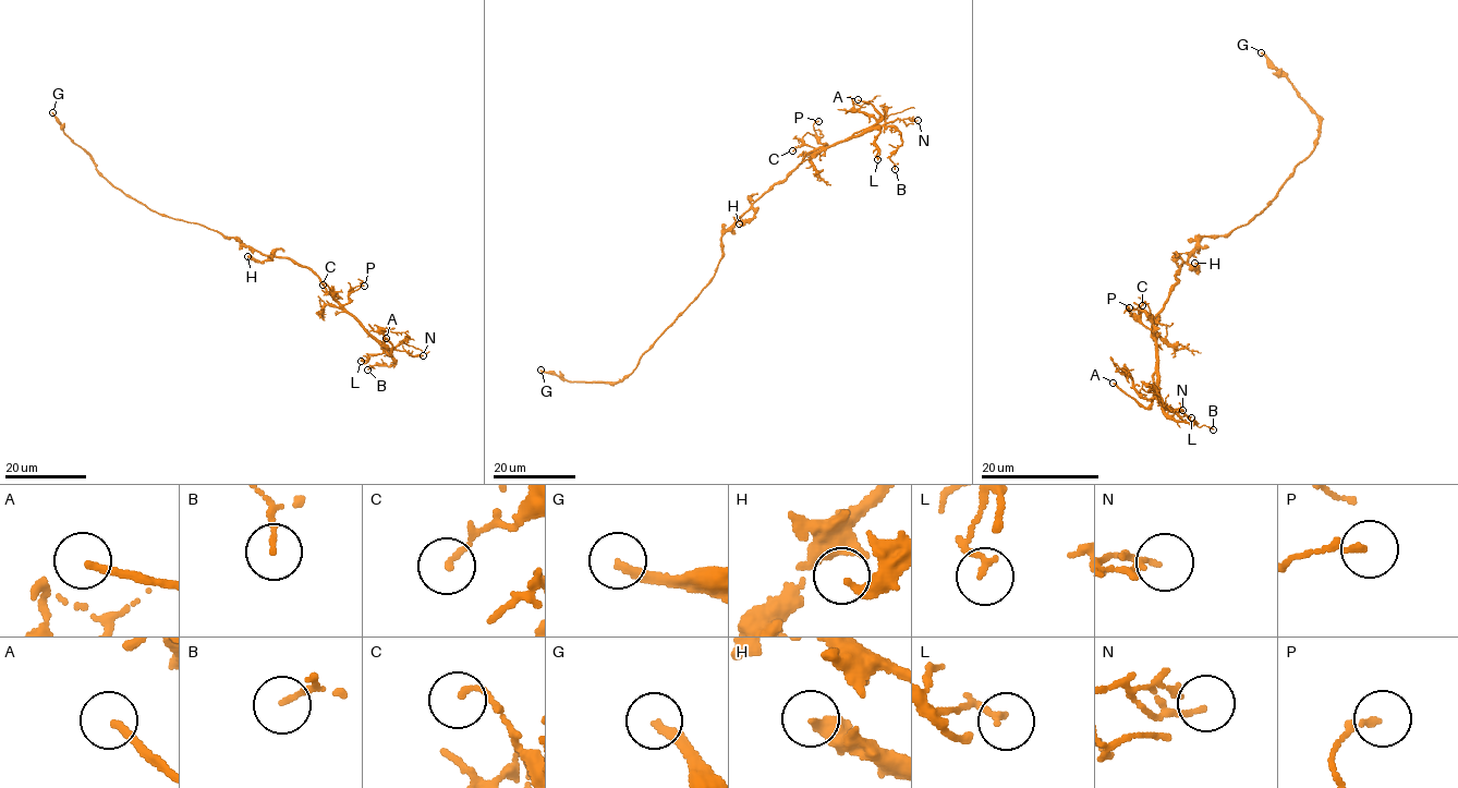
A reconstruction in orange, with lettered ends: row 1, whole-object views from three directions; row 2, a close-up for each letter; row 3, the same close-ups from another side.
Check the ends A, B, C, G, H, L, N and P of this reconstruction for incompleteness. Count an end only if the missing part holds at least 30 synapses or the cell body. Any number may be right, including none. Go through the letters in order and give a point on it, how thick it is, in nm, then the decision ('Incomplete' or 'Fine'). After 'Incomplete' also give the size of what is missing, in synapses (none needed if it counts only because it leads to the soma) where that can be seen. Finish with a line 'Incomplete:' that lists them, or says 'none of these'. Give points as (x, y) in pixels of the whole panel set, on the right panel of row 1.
A: Place: (1113, 383). Thickness 190 nm. Incomplete
B: Place: (1213, 429). Thickness 110 nm. Fine
C: Place: (1142, 305). Thickness 140 nm. Fine
G: Place: (1261, 52). Thickness 200 nm. Incomplete. Roughly 30 synapses
H: Place: (1194, 263). Thickness 280 nm. Fine
L: Place: (1191, 417). Thickness 180 nm. Fine
N: Place: (1182, 410). Thickness 110 nm. Fine
P: Place: (1129, 307). Thickness 140 nm. Fine
Incomplete: A, G

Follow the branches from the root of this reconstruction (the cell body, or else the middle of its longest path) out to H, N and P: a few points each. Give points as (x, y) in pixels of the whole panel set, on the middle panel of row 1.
H: (721, 237), (733, 221), (753, 210), (752, 218), (739, 223)
N: (721, 237), (734, 220), (787, 178), (812, 150), (897, 119), (918, 120)
P: (721, 237), (757, 199), (787, 178), (803, 157), (823, 147), (813, 125), (818, 121)

